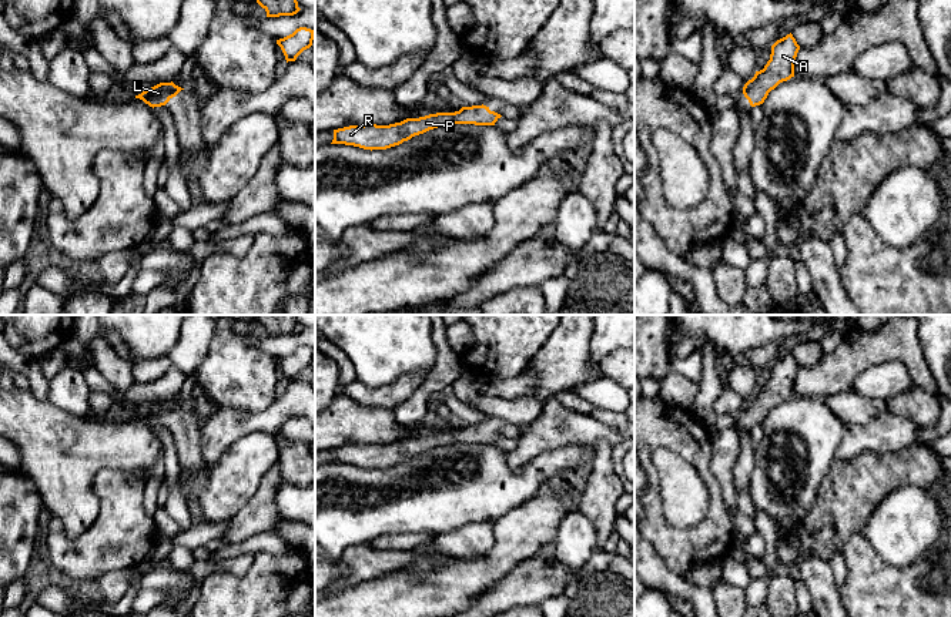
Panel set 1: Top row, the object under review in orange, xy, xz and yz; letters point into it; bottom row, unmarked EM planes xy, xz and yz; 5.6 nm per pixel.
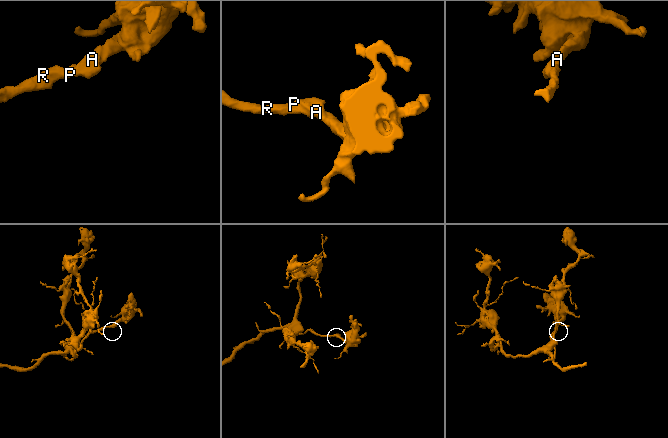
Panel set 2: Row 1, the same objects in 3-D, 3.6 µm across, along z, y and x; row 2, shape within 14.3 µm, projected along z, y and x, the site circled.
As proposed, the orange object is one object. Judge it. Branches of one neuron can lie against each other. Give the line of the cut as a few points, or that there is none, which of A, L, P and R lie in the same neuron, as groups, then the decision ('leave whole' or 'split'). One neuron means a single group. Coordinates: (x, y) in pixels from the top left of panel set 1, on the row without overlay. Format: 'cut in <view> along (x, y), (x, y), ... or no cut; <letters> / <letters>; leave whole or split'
no cut; A L P R; leave whole

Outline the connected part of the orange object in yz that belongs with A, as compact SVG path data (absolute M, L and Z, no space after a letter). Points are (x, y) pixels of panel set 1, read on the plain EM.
M791 352L771 365L770 379L764 388L756 390L754 396L743 406L743 413L751 426L763 423L771 409L794 396L798 369L800 365Z

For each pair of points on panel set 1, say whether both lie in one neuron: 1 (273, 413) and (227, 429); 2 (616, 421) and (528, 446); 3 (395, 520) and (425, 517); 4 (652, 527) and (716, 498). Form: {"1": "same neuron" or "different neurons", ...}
{"1": "same neuron", "2": "different neurons", "3": "same neuron", "4": "same neuron"}

